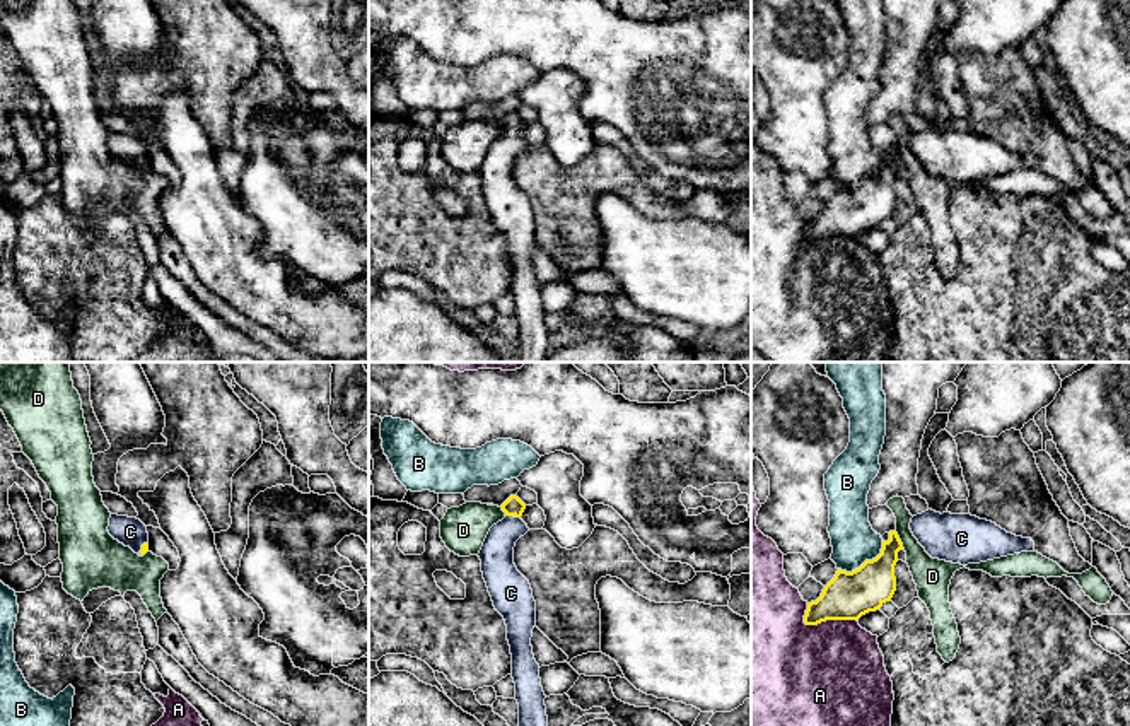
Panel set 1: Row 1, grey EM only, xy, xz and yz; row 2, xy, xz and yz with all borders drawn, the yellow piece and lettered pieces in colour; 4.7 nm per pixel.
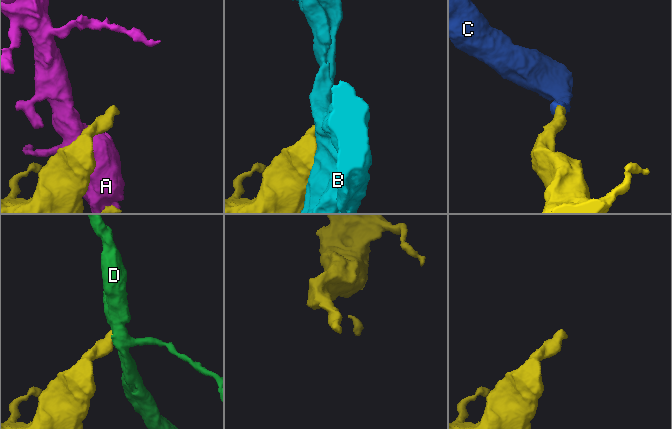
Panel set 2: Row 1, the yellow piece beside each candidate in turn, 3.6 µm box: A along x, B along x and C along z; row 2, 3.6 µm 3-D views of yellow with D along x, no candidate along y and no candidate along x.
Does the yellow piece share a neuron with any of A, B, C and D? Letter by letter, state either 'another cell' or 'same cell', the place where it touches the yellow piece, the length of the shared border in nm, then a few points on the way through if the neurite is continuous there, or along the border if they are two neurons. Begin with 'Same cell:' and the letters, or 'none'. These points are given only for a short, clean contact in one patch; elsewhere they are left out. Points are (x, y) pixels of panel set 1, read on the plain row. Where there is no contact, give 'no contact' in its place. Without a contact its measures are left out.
Same cell: C
A: another cell | yz (827, 236) | 260 nm
B: another cell | yz (866, 178) | 260 nm
C: same cell | xz (512, 132) | 70 nm | across xz (512, 123), (512, 132), (497, 171)
D: another cell | yz (898, 156) | 100 nm | along yz (895, 147), (903, 164)

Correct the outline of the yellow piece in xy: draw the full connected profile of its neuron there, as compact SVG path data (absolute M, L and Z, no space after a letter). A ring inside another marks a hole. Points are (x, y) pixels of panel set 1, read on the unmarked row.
M111 132L108 149L114 157L130 164L140 174L149 169L147 143L140 137Z

